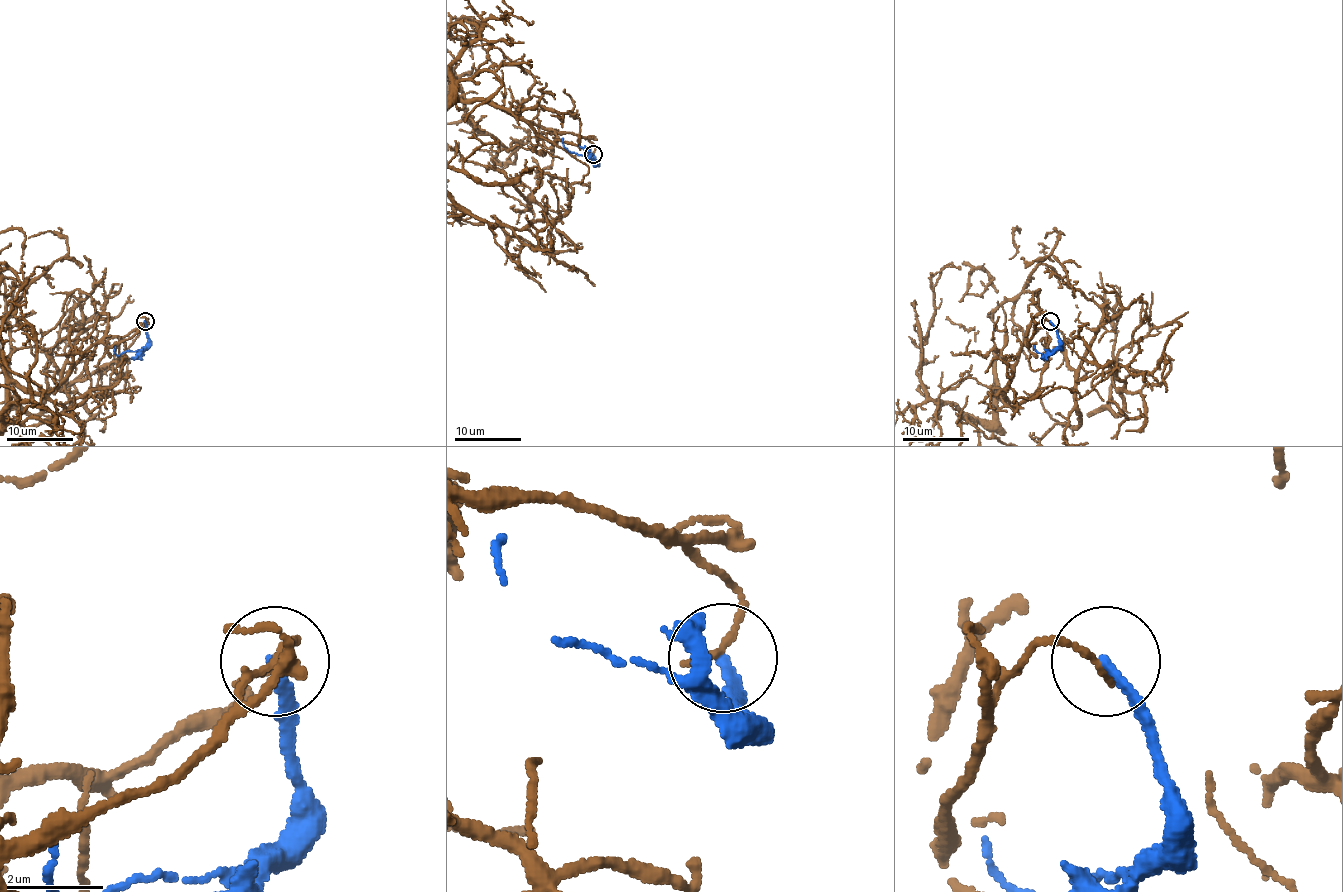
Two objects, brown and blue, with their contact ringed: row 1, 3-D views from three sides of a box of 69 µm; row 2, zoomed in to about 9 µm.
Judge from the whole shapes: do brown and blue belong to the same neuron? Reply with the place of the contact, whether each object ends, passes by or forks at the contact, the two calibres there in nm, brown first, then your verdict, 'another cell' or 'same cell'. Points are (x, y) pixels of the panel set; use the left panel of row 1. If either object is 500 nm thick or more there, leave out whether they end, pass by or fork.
at (145, 321); brown ends there; blue ends there; 140 nm thick on the brown side, 200 nm on the other; another cell

